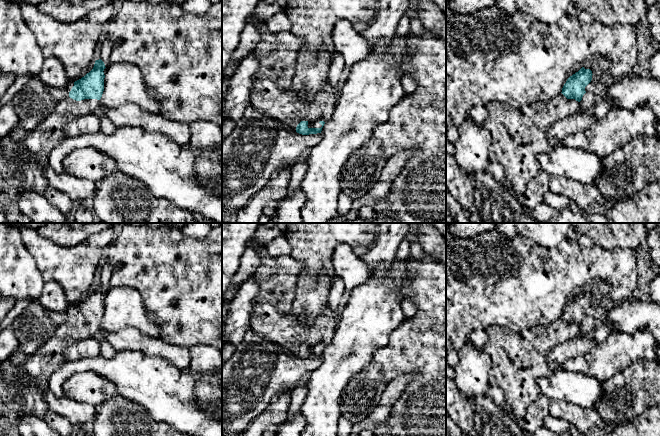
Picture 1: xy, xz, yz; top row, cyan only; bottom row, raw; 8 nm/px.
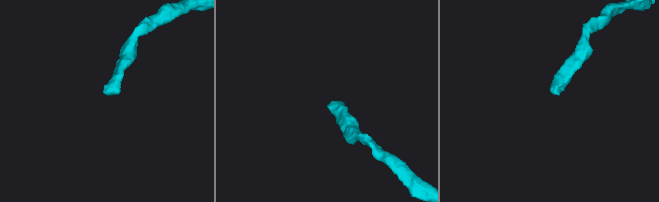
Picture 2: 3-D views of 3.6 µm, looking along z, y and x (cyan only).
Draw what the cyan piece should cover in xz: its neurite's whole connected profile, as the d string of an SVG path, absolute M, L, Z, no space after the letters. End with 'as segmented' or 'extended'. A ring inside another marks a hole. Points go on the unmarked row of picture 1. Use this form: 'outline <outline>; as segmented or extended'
outline M263 245L257 248L260 265L255 272L259 284L259 295L255 298L250 328L262 339L273 344L280 344L294 356L302 359L321 357L324 348L329 345L335 333L335 320L339 317L328 305L310 326L302 323L293 310L297 283L304 270L303 263L290 255L270 257Z; extended

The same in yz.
outline M582 291L567 303L560 318L549 324L538 325L522 332L513 332L497 325L485 328L488 340L483 349L490 356L492 363L489 371L490 381L503 390L506 406L516 421L523 422L528 407L541 393L538 380L549 376L560 367L547 359L547 353L554 346L581 336L579 326L586 317L585 311L591 306L592 299L590 293Z; extended

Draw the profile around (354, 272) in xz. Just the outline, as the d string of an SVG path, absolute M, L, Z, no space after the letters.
M347 243L336 246L332 256L332 266L334 273L343 280L347 292L364 284L371 277L370 267Z

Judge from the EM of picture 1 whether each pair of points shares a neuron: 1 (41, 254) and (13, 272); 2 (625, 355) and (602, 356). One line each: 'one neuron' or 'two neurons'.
1: two neurons
2: one neuron

